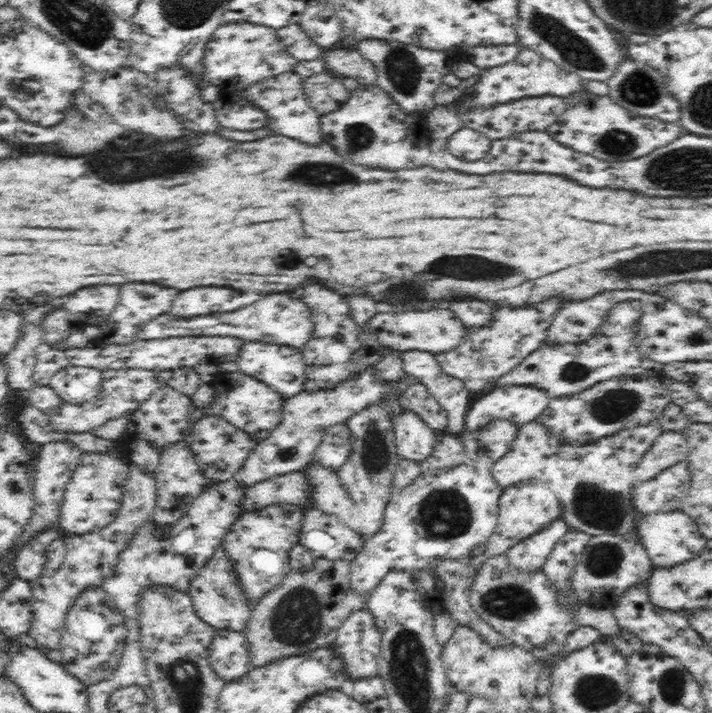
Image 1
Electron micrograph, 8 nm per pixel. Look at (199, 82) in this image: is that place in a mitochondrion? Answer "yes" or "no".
no

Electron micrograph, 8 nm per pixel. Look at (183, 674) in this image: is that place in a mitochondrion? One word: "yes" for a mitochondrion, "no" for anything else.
yes

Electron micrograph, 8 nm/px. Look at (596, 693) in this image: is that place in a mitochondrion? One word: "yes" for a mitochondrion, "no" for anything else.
yes

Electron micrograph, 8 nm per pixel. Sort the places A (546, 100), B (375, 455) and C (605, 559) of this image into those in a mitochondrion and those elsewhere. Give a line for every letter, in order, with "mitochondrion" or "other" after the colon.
A: other
B: mitochondrion
C: mitochondrion

